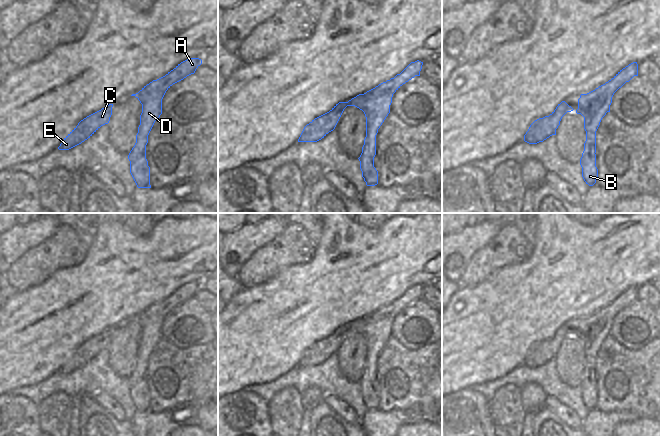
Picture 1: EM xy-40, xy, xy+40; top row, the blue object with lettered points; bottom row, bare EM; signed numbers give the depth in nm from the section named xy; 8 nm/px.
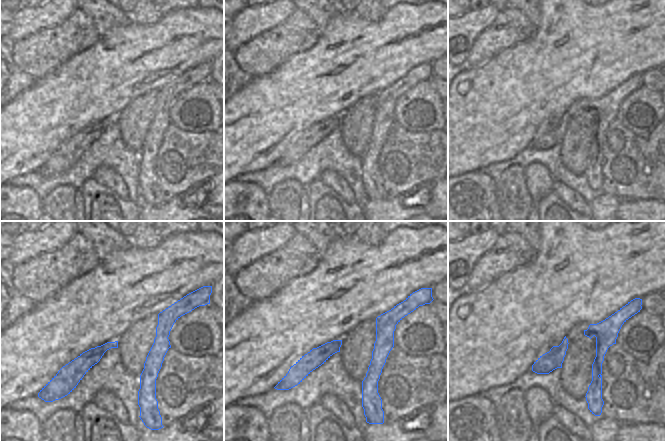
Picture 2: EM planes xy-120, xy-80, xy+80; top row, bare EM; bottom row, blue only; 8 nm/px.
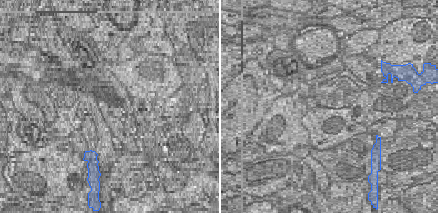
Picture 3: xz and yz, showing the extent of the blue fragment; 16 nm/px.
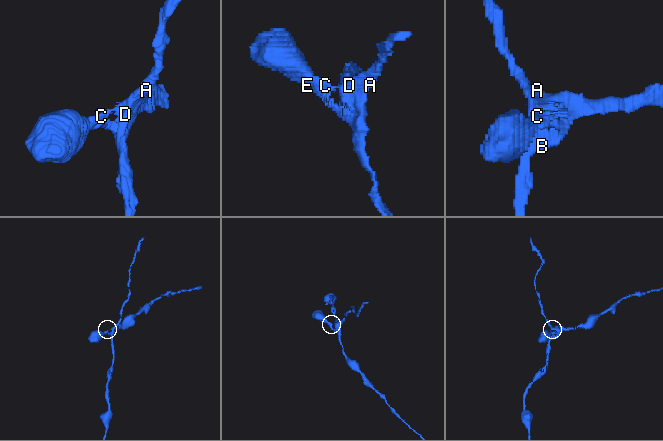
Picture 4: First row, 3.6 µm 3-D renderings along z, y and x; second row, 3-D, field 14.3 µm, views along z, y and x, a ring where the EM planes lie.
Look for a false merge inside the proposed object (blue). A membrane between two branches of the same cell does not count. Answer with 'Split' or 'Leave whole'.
Split

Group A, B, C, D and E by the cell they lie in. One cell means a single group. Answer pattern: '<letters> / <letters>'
A D / B C E

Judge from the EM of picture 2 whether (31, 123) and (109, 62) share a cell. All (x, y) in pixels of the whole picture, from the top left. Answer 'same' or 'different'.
same

